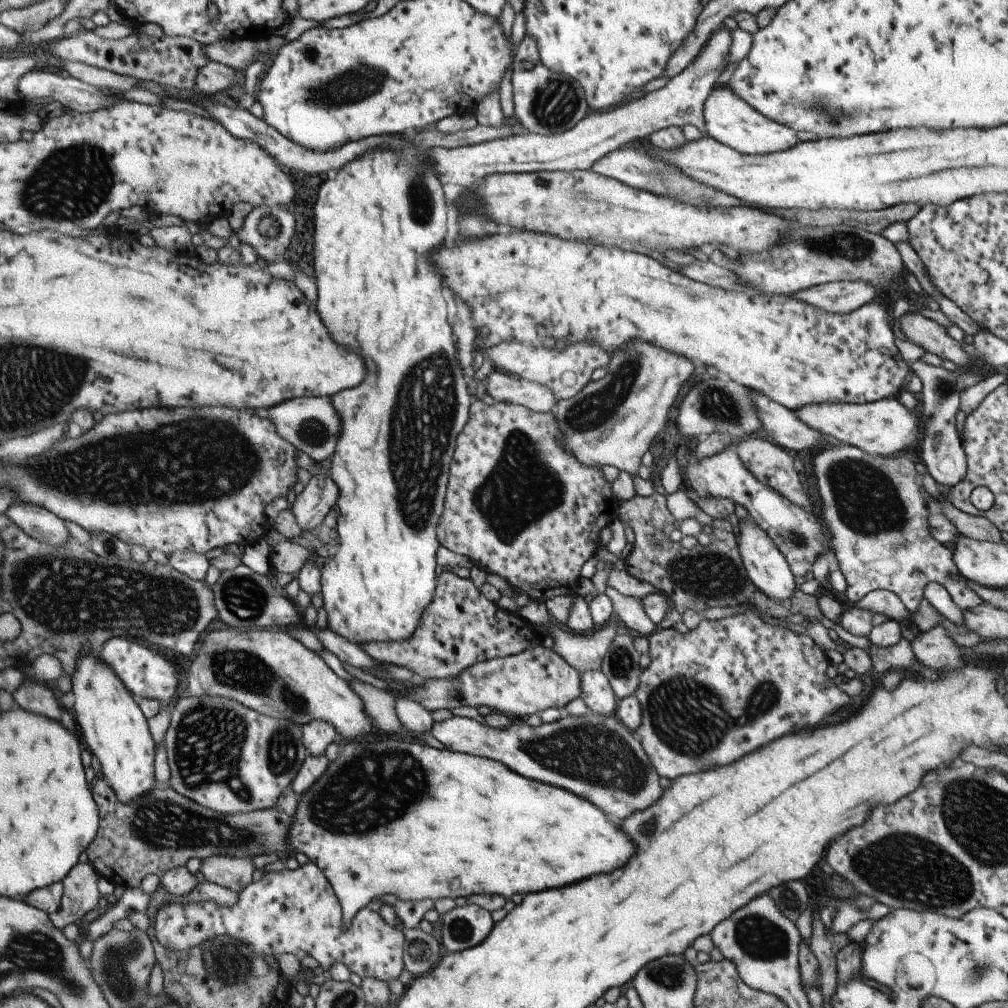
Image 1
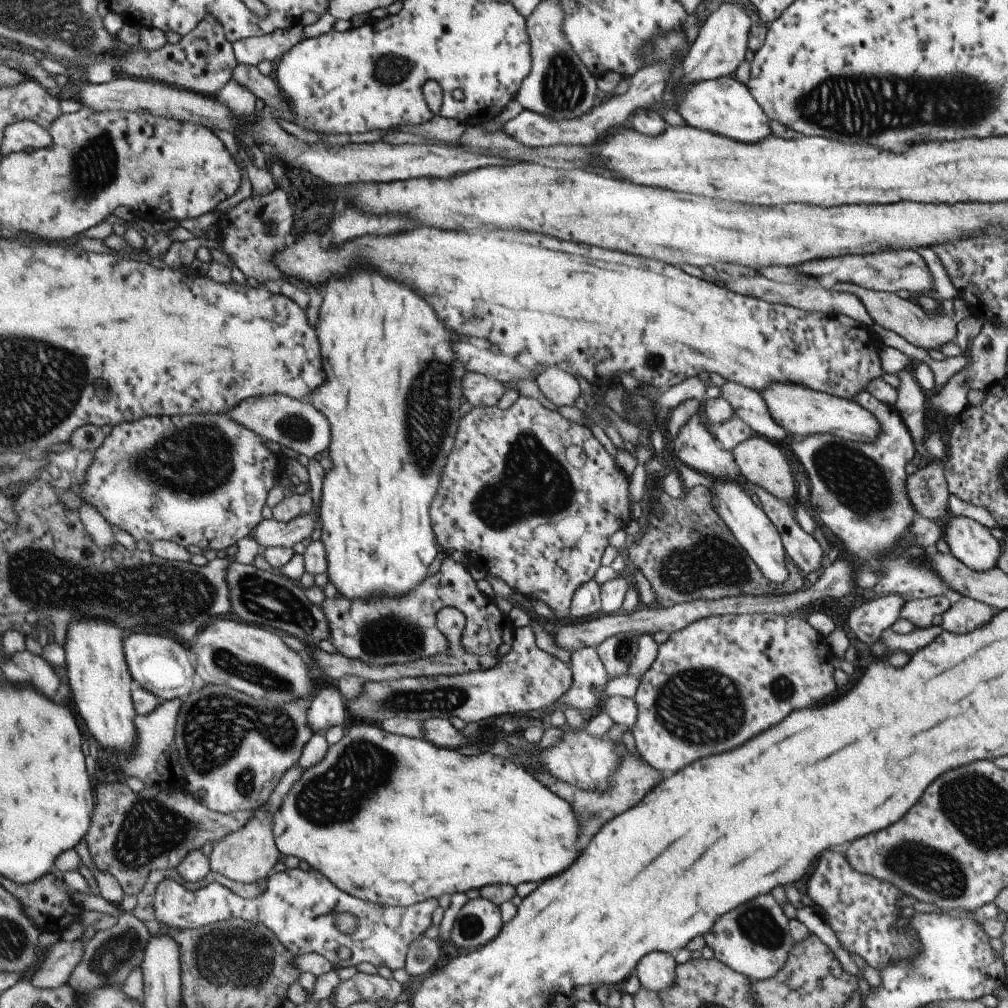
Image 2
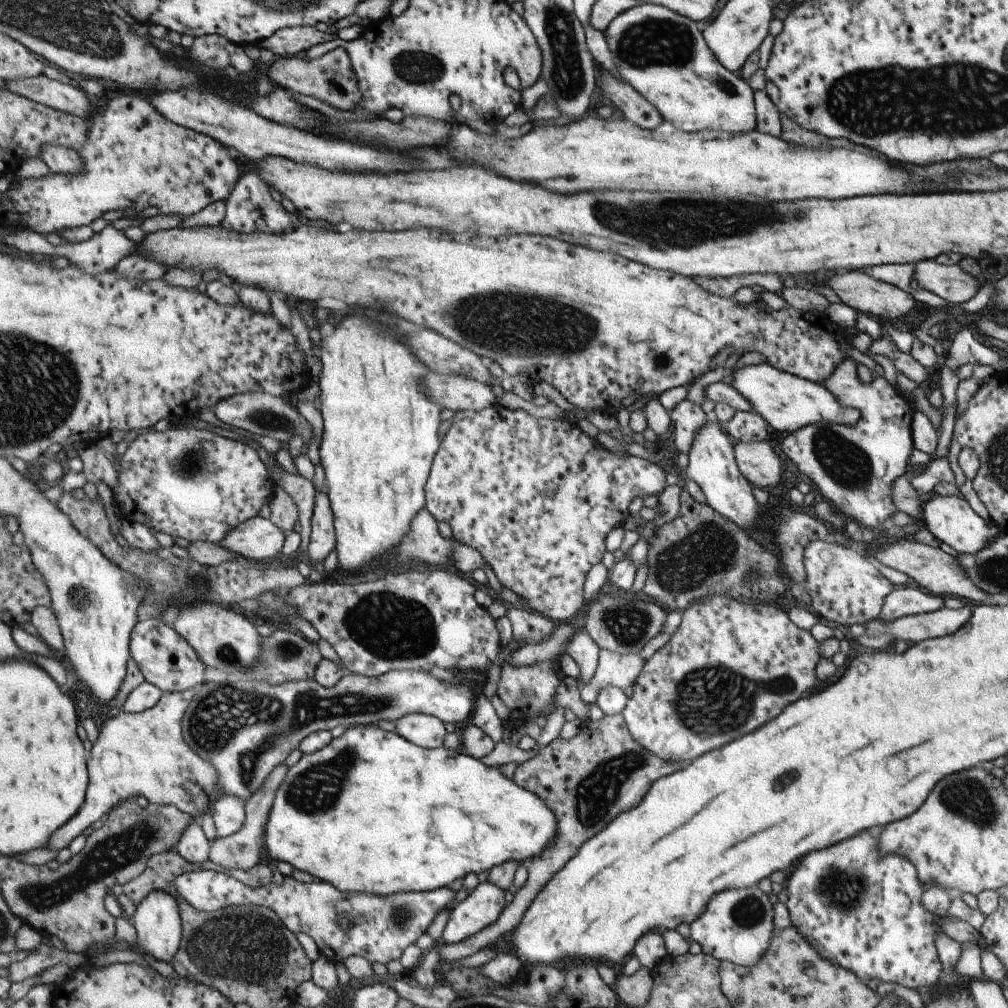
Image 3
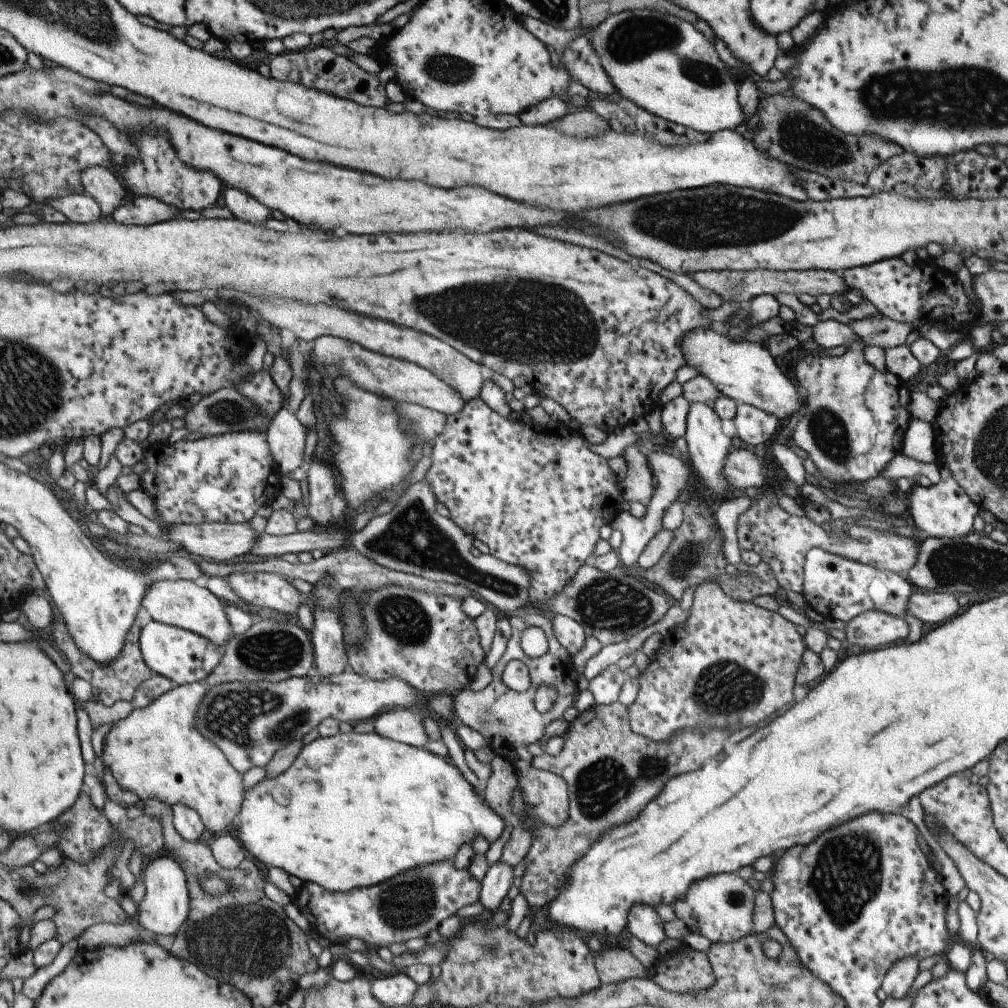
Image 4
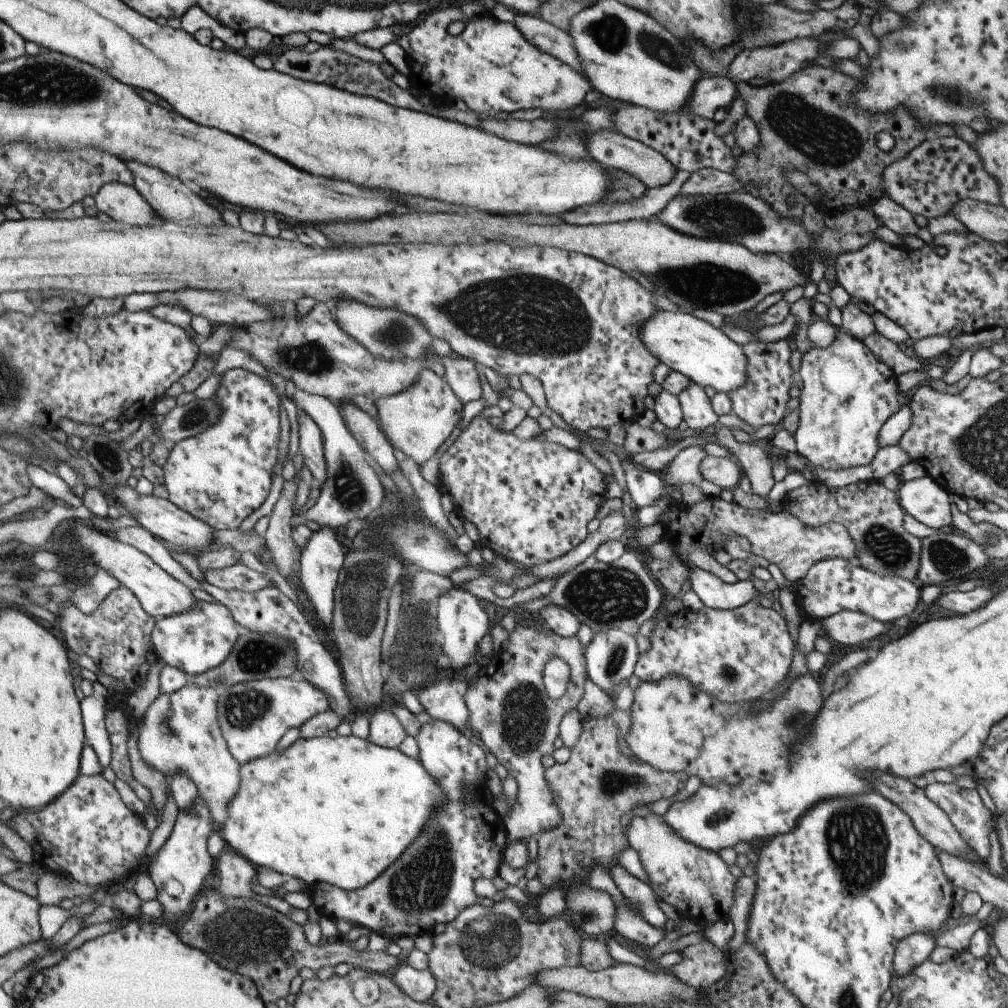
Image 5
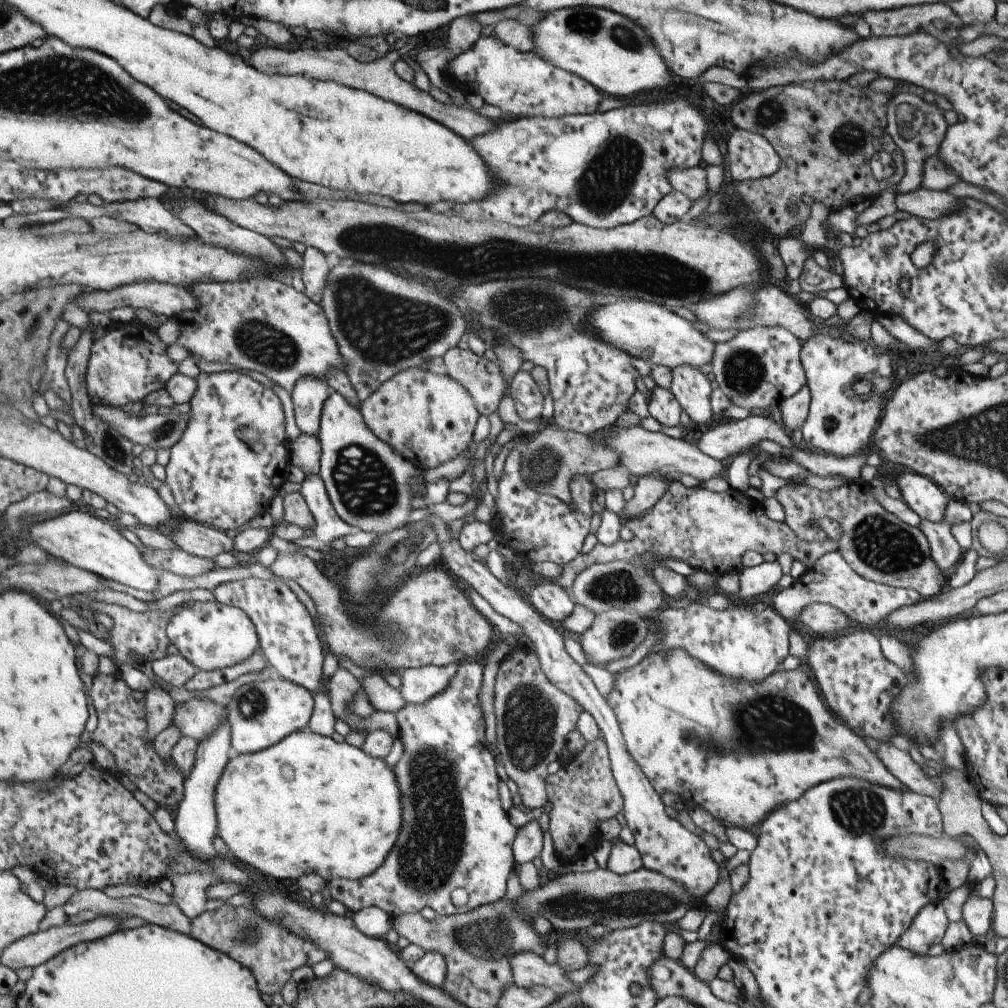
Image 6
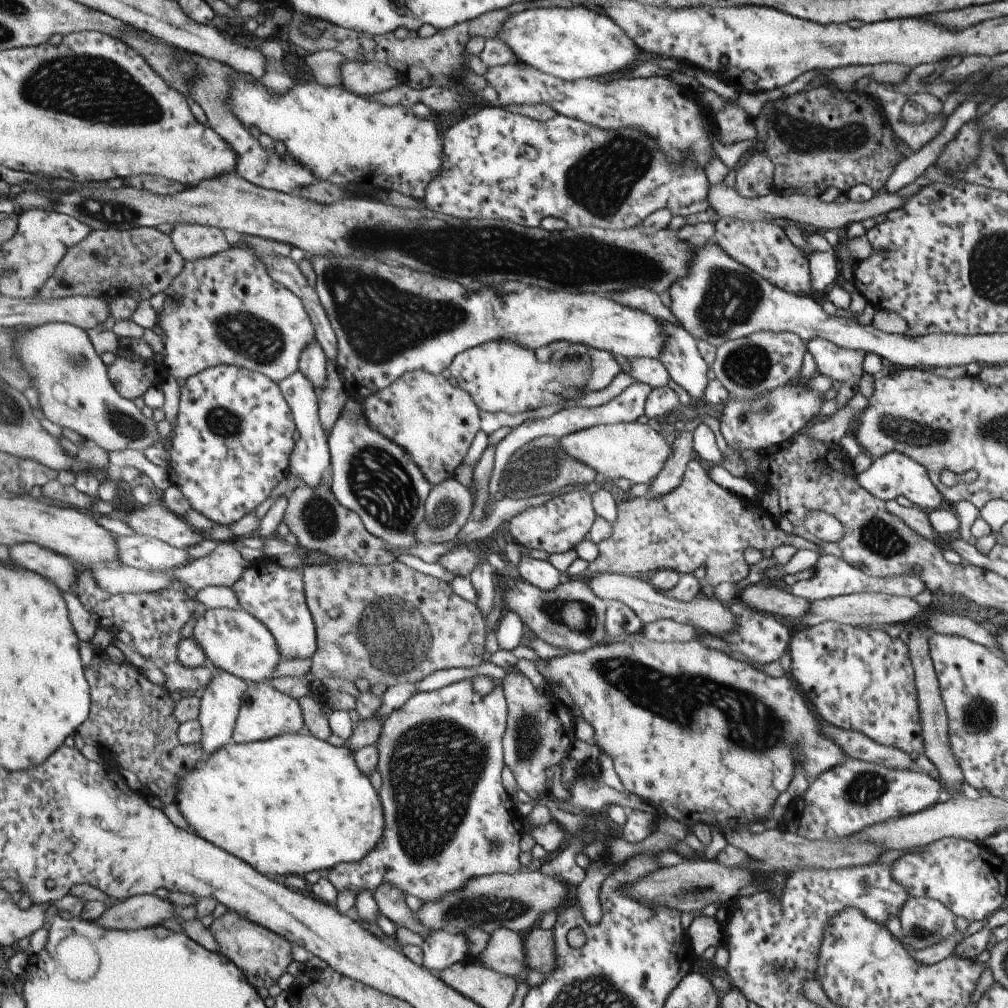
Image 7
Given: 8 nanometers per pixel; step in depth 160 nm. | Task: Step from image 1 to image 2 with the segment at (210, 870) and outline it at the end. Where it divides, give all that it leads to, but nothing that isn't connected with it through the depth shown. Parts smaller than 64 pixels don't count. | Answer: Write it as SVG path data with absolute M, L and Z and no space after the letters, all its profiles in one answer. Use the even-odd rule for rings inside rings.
M265 804L250 810L250 815L241 828L227 833L212 844L211 853L207 856L211 871L243 884L262 882L269 876L280 852L275 848L272 837L272 816L264 806Z

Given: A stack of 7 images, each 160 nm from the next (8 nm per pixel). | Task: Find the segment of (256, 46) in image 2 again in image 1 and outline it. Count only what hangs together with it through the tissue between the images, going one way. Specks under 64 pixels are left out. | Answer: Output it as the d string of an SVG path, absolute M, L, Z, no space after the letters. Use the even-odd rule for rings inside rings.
M228 38L218 43L204 44L209 61L243 71L256 60L258 48L252 39Z

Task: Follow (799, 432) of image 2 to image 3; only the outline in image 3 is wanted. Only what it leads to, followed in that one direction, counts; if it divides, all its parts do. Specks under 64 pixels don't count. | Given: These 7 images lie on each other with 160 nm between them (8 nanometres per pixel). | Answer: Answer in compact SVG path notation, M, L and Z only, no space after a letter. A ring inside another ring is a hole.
M733 359L730 362L726 372L726 375L731 375L730 385L773 430L787 430L790 433L806 424L818 422L852 425L860 415L858 410L842 407L819 383L777 370L769 363L747 364L735 368L733 366L736 361L737 359Z

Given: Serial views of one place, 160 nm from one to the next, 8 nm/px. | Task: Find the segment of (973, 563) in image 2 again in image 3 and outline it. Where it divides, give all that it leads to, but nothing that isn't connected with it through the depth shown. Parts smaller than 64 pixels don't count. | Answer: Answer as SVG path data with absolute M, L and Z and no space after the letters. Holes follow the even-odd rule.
M933 496L921 506L920 516L921 526L957 553L977 552L980 548L986 547L999 534L993 524L990 524L990 528L985 526L984 520L971 509L971 506L963 497Z

